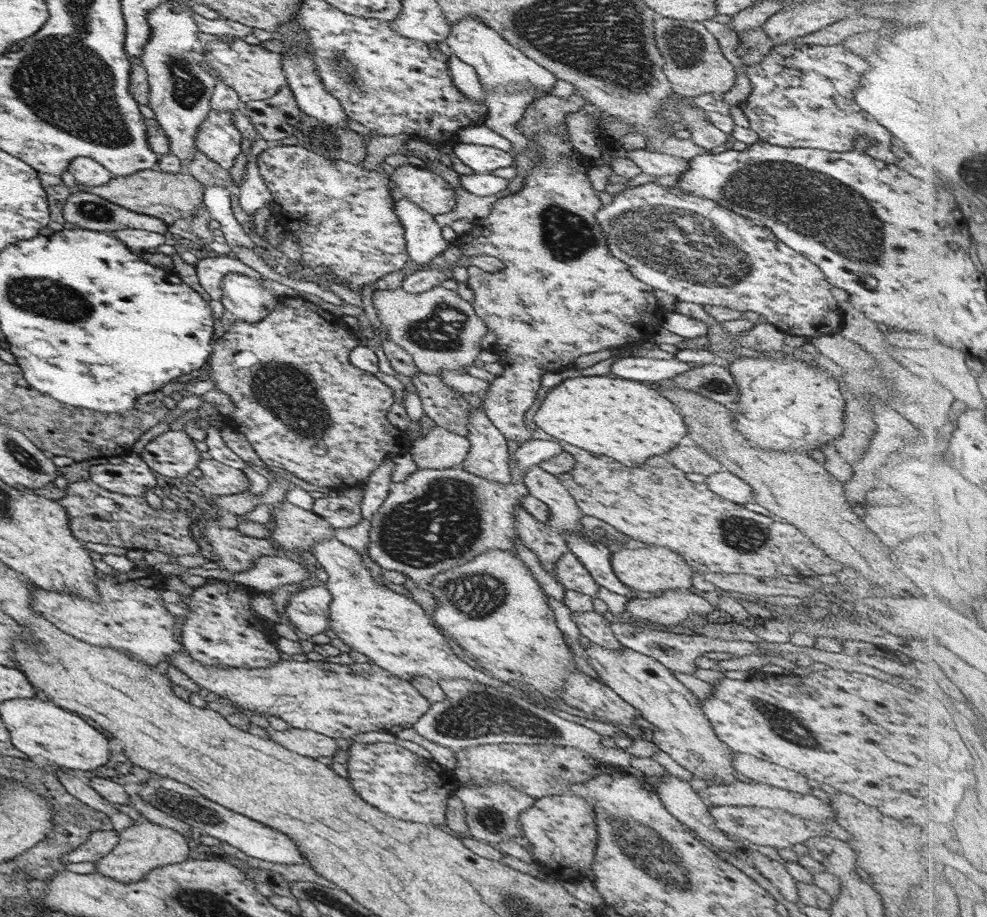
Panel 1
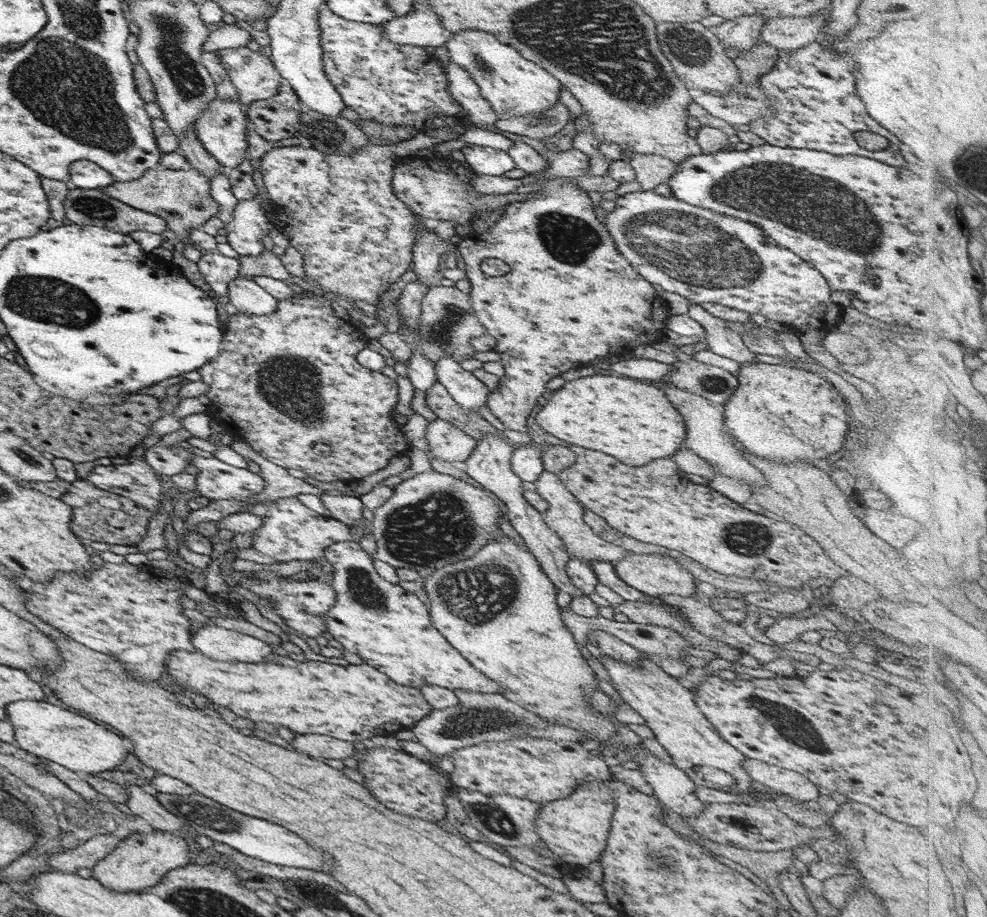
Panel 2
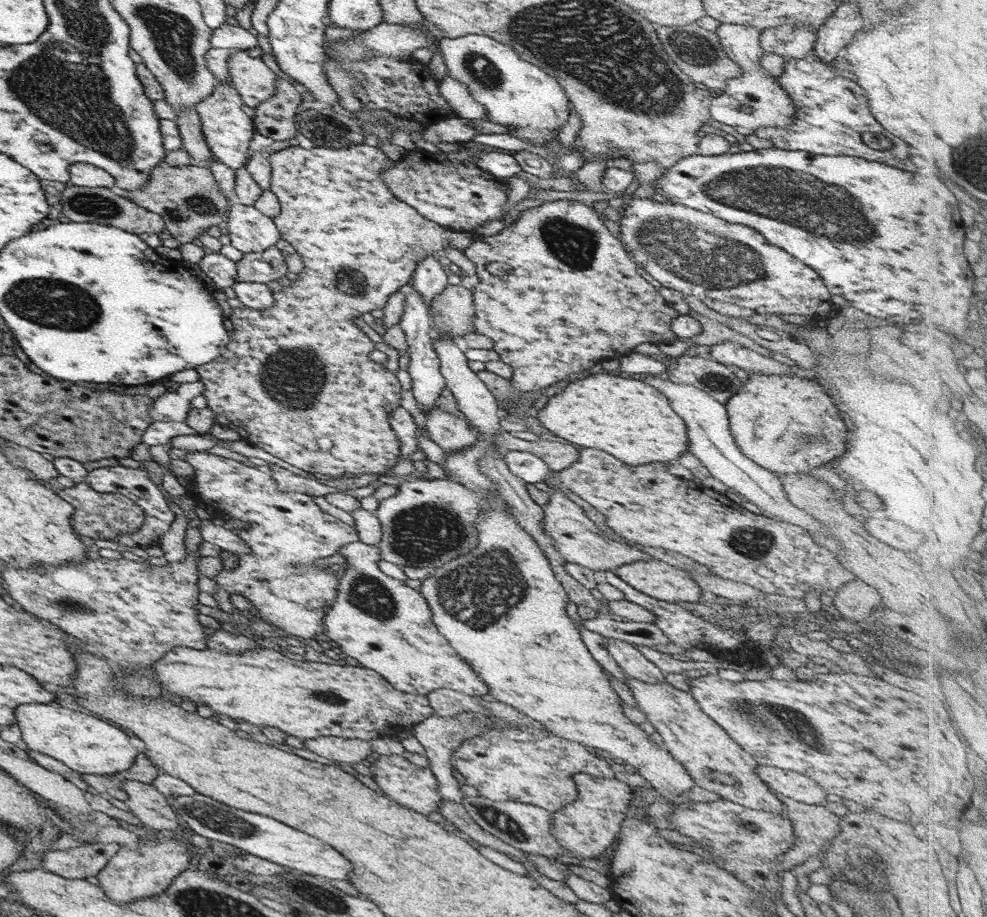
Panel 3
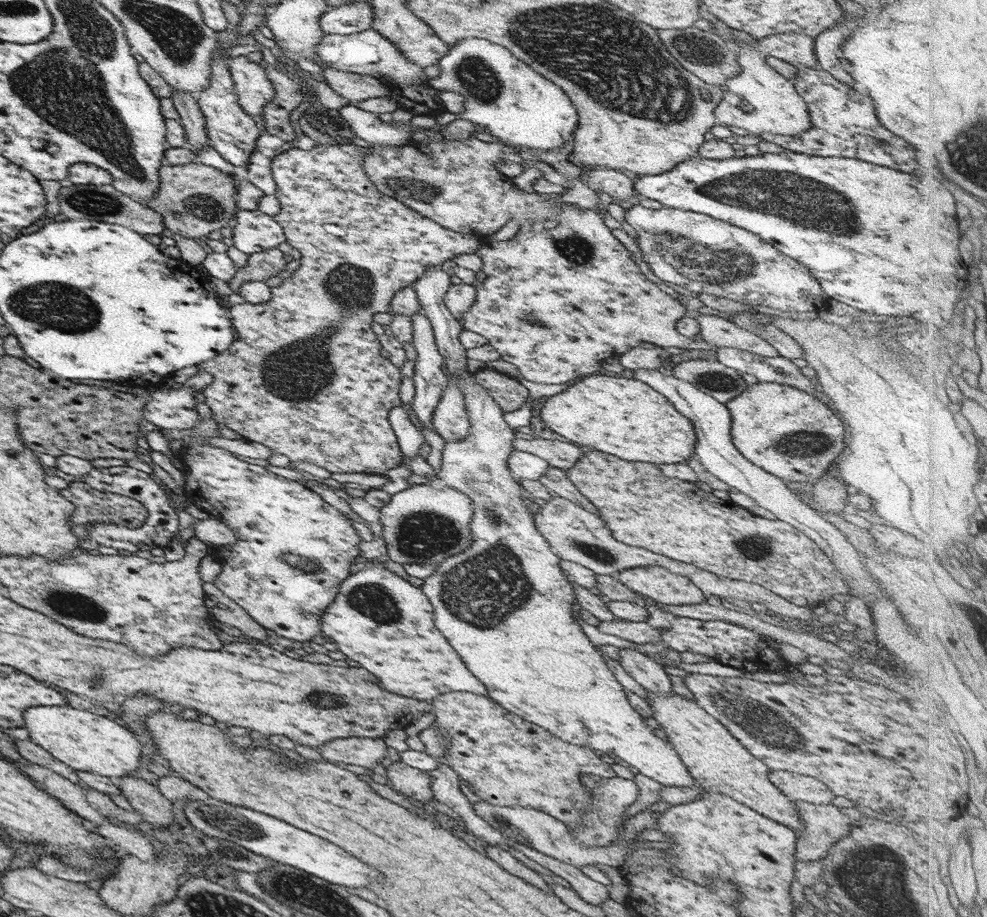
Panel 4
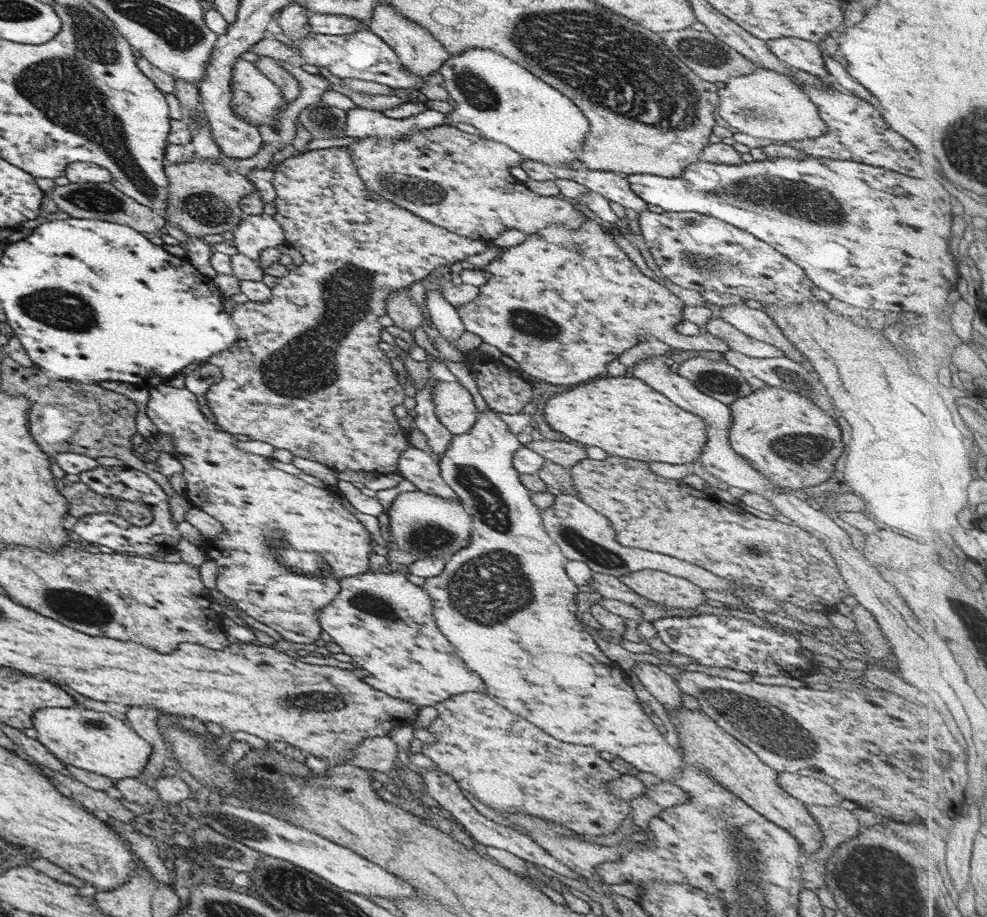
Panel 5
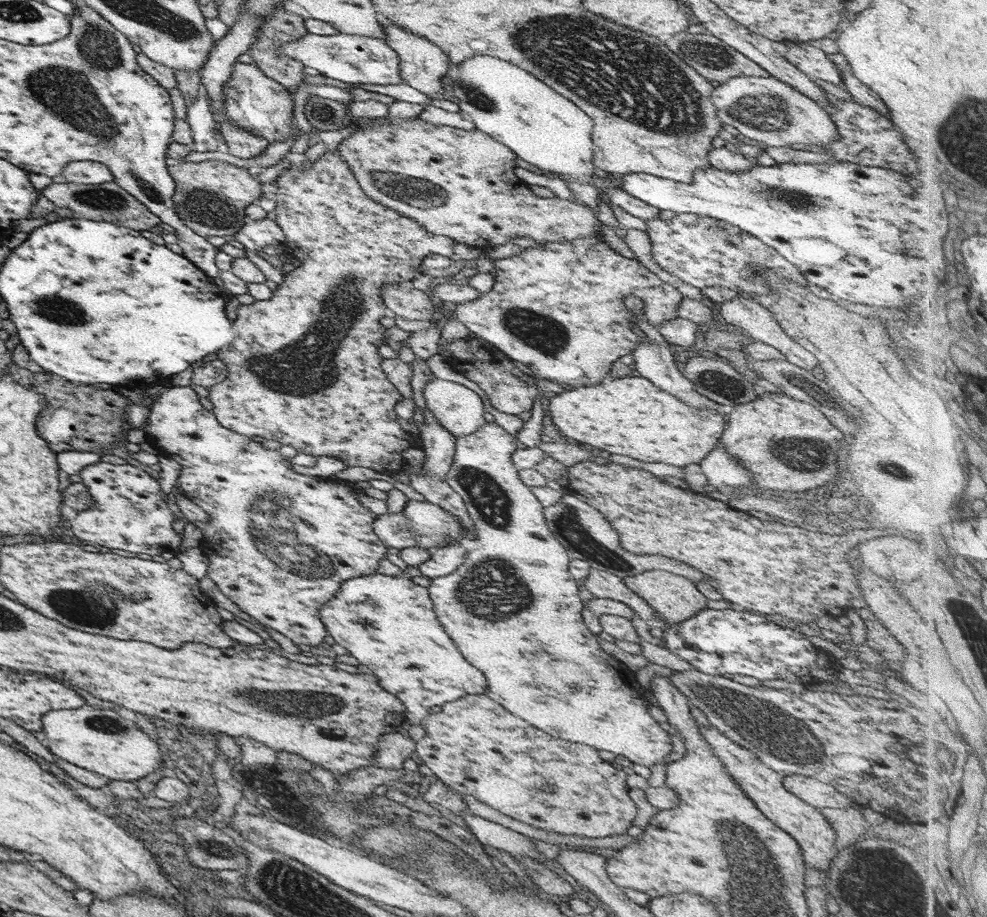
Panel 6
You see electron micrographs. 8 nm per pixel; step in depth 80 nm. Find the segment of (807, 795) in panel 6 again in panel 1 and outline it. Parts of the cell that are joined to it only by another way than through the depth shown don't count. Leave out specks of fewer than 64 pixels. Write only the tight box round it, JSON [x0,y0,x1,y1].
[732,751,811,794]

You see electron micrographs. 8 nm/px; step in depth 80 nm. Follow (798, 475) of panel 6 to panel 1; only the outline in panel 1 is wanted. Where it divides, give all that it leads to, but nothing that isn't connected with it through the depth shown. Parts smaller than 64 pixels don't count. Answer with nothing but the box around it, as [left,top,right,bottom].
[727,354,845,454]

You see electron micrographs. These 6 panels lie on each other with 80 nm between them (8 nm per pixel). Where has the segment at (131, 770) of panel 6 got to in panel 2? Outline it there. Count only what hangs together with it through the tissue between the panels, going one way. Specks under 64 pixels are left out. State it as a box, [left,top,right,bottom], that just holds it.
[5,700,130,776]

